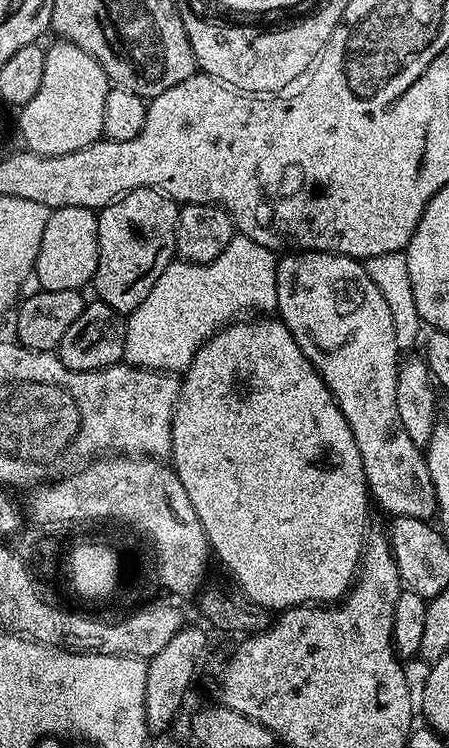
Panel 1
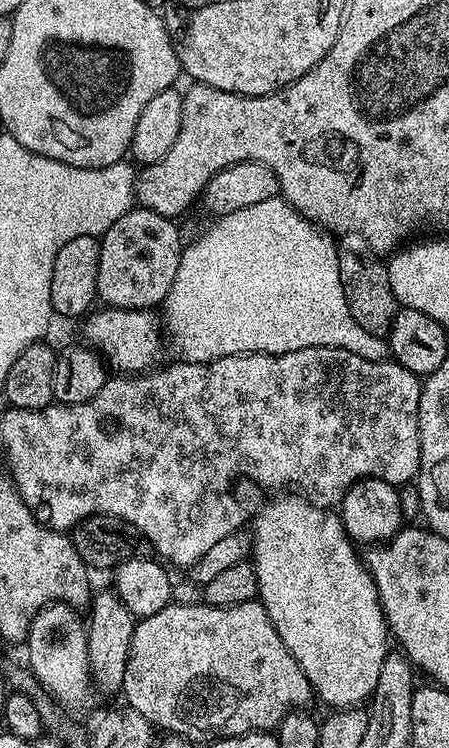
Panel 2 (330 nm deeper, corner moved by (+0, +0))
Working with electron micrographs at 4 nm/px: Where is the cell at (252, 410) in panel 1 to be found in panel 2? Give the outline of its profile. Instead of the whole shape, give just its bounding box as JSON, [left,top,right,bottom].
[250,494,390,710]

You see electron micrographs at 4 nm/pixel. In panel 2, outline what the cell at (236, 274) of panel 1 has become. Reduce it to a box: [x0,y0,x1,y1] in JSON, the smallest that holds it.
[162,196,389,364]

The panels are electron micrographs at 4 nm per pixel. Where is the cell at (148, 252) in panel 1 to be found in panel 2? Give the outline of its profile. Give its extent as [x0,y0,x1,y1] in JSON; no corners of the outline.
[97,206,182,310]

